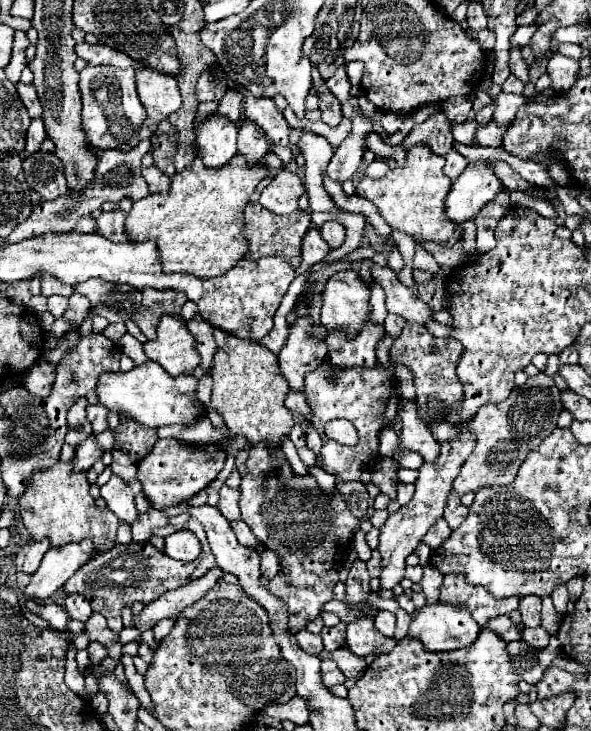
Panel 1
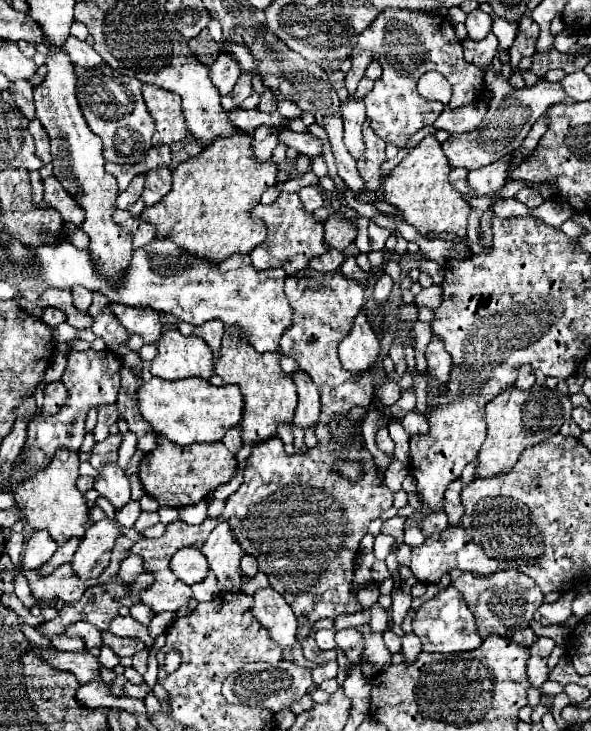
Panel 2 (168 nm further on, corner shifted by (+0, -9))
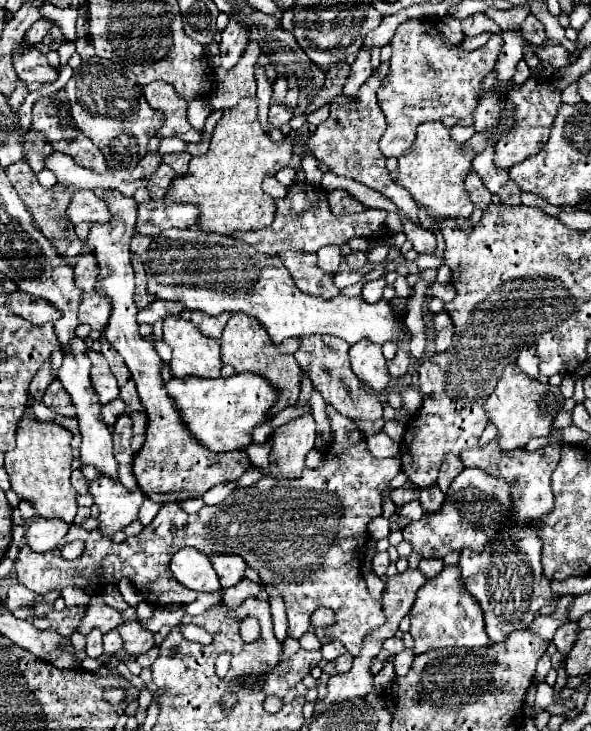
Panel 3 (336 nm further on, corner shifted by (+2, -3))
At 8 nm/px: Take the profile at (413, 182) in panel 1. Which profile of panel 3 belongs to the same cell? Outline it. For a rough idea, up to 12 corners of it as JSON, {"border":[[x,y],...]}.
{"border":[[440,121],[418,127],[396,183],[438,219],[468,219],[472,153]]}

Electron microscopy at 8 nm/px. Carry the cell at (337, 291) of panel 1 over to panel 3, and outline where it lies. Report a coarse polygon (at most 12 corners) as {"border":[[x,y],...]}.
{"border":[[362,339],[348,349],[352,371],[374,391],[390,375],[378,343]]}

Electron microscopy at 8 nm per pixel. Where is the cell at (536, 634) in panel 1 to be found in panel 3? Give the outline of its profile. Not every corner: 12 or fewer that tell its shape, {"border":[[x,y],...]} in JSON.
{"border":[[546,681],[536,683],[536,707],[554,703],[554,689]]}

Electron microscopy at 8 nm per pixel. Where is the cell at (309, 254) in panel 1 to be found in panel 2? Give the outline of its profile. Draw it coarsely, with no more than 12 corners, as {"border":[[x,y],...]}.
{"border":[[330,249],[314,257],[310,267],[322,273],[334,273],[342,267],[344,255]]}

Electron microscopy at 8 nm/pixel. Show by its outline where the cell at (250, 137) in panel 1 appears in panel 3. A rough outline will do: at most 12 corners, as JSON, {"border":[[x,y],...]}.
{"border":[[284,103],[270,105],[268,123],[272,127],[290,121],[292,111]]}

